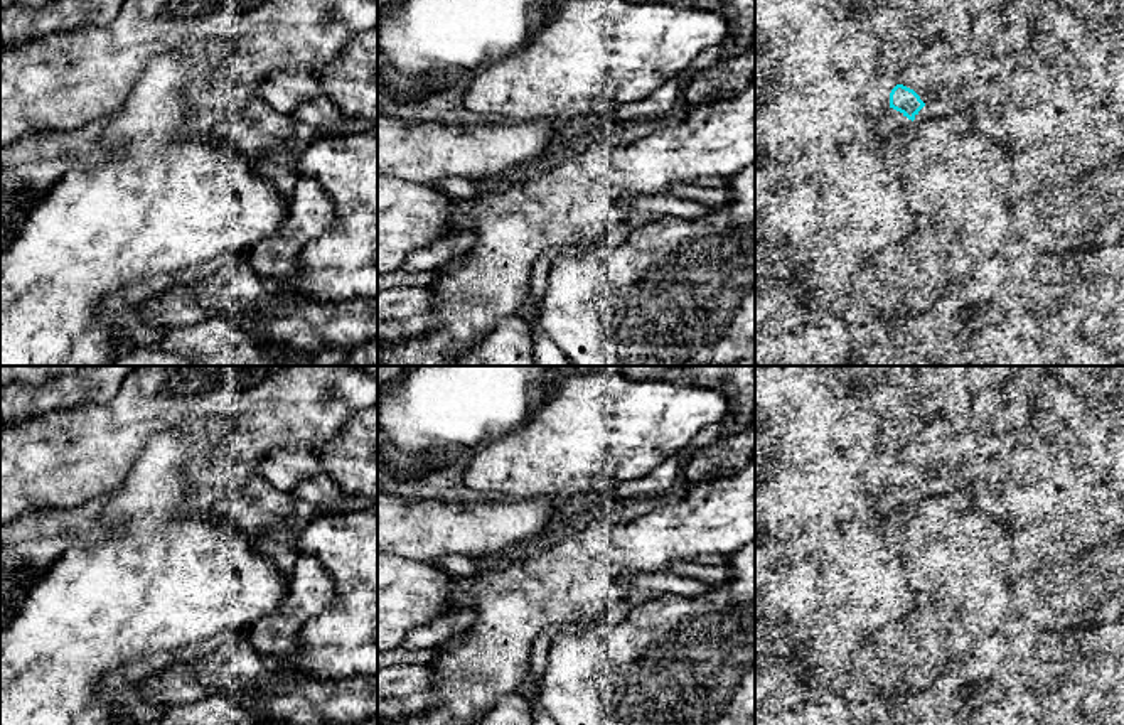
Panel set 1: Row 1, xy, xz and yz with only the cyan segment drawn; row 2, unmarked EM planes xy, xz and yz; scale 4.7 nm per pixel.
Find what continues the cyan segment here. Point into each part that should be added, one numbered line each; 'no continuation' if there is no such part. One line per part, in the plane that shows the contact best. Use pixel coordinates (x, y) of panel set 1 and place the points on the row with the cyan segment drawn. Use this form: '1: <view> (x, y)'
1: yz (892, 128)

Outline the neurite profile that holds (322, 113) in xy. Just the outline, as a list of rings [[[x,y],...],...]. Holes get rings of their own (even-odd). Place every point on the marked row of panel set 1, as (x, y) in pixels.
[[[313,96],[302,101],[295,111],[295,116],[317,132],[324,132],[325,135],[340,133],[342,126],[349,120],[327,96]]]

